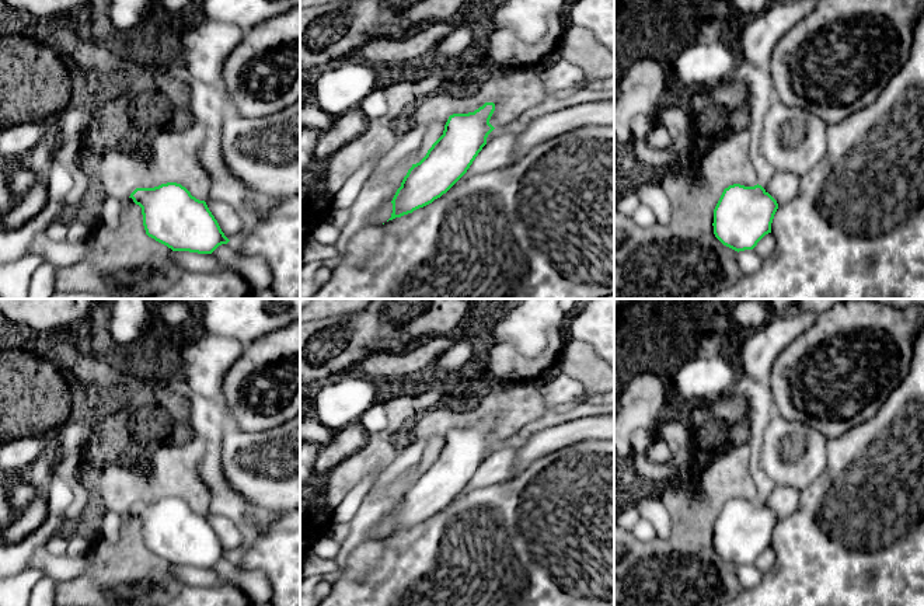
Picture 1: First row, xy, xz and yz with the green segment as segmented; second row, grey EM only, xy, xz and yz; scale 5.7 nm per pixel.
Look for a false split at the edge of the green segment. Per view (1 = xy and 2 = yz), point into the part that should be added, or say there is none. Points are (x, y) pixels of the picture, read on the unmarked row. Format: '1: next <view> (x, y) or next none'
1: next none
2: next none

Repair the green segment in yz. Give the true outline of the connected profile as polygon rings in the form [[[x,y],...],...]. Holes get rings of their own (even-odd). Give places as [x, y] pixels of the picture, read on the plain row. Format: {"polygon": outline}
{"polygon": [[[729,499],[714,523],[714,548],[738,567],[753,564],[771,547],[777,523],[777,515],[761,499]]]}

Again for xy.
{"polygon": [[[167,497],[154,502],[136,502],[129,512],[142,522],[146,548],[172,565],[212,568],[219,560],[230,556],[206,516],[192,511],[181,498]]]}

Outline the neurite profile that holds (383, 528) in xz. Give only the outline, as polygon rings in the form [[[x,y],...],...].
[[[393,512],[384,516],[383,519],[380,519],[380,522],[374,525],[374,527],[369,533],[370,539],[383,539],[391,532],[393,527],[391,515]]]

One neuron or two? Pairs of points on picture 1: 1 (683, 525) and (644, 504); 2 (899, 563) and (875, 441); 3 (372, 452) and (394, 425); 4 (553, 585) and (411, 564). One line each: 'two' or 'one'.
1: two
2: one
3: one
4: one

